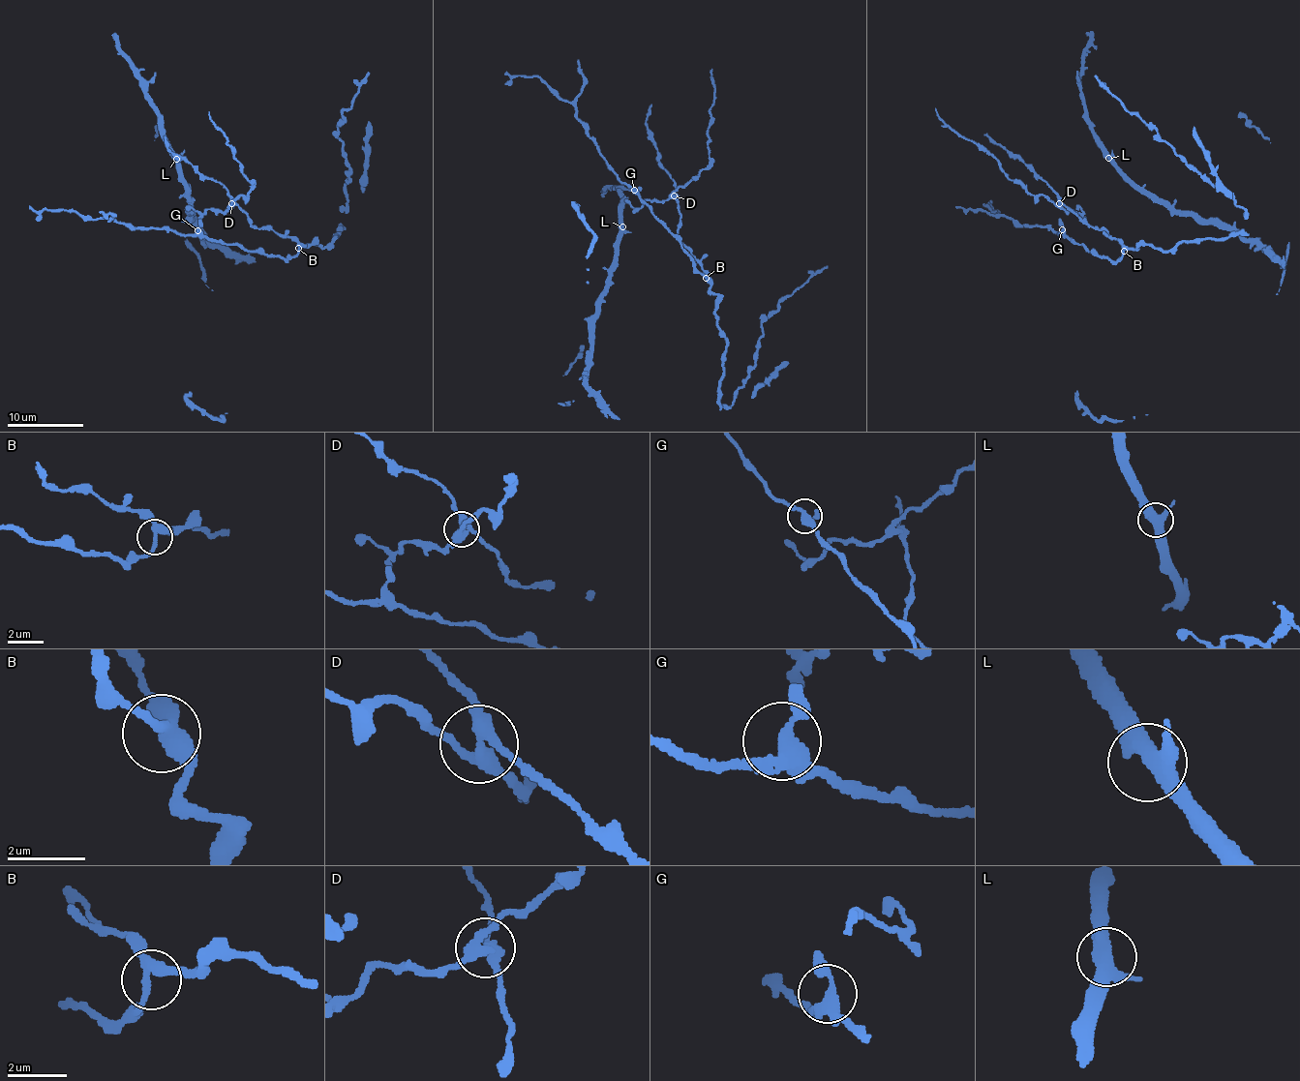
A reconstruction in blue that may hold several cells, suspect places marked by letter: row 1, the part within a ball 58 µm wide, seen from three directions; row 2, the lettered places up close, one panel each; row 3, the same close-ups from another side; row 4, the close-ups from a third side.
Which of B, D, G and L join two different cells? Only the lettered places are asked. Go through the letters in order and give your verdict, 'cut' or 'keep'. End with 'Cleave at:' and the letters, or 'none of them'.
B: keep
D: cut
G: keep
L: keep
Cleave at: D

